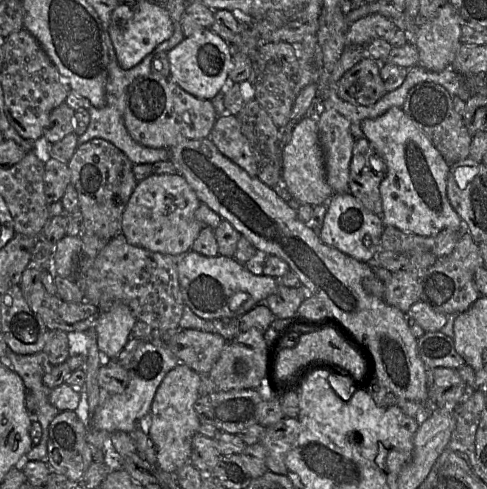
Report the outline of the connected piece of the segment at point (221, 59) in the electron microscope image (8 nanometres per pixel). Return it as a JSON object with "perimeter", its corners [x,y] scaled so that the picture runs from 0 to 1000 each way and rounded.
{"perimeter":[[[429,59],[405,61],[380,76],[343,106],[349,131],[347,160],[378,186],[415,202],[433,204],[462,178],[478,135],[476,94]]]}

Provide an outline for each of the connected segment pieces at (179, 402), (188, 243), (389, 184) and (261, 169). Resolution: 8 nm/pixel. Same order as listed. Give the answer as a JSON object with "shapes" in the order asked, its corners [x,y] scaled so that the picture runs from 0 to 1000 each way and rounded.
{"shapes":[[[[370,740],[339,767],[320,800],[300,877],[320,918],[322,951],[339,965],[359,967],[390,943],[394,898],[411,871],[400,824],[413,808],[413,783],[415,769]]],[[[312,356],[281,374],[251,440],[248,481],[267,501],[374,526],[392,513],[419,466],[400,444],[411,417],[415,413],[374,358]]],[[[805,219],[776,241],[745,245],[741,268],[793,339],[793,354],[780,376],[786,421],[784,452],[791,464],[807,462],[832,476],[873,485],[897,481],[912,468],[951,472],[951,454],[918,403],[924,335],[916,331],[858,256],[823,221]]],[[[526,204],[505,209],[485,241],[522,313],[528,362],[561,387],[581,378],[575,262]]]]}

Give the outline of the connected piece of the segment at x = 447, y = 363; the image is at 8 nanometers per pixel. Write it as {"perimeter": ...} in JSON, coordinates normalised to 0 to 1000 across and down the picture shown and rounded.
{"perimeter":[[[906,677],[875,679],[856,695],[858,722],[879,755],[940,755],[957,744],[936,718],[930,691]]]}

